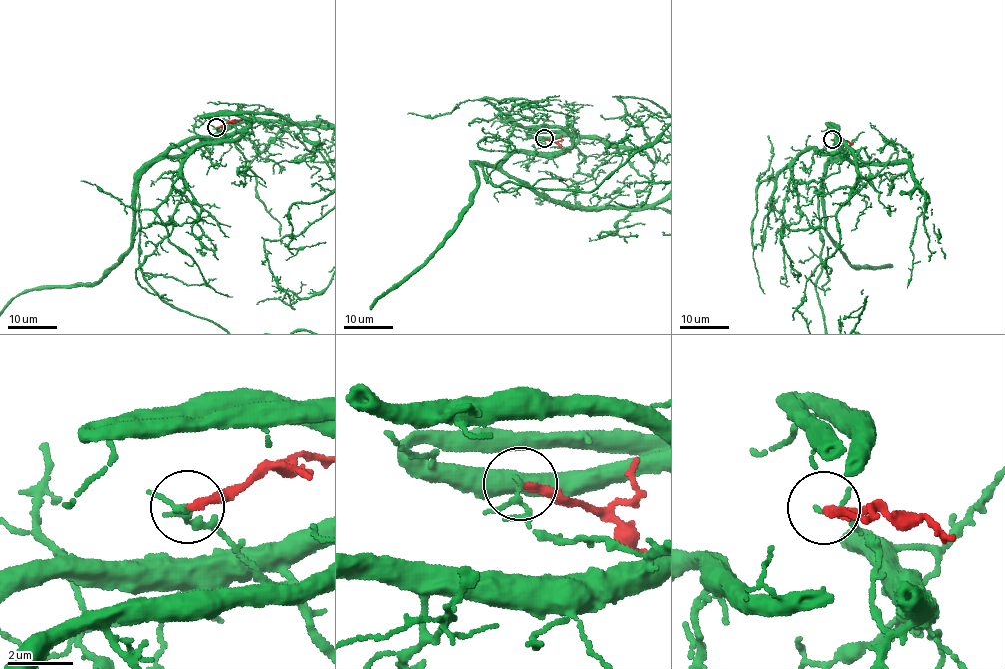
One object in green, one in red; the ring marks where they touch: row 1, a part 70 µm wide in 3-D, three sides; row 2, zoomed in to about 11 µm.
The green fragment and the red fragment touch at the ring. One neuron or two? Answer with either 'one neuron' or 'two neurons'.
two neurons

